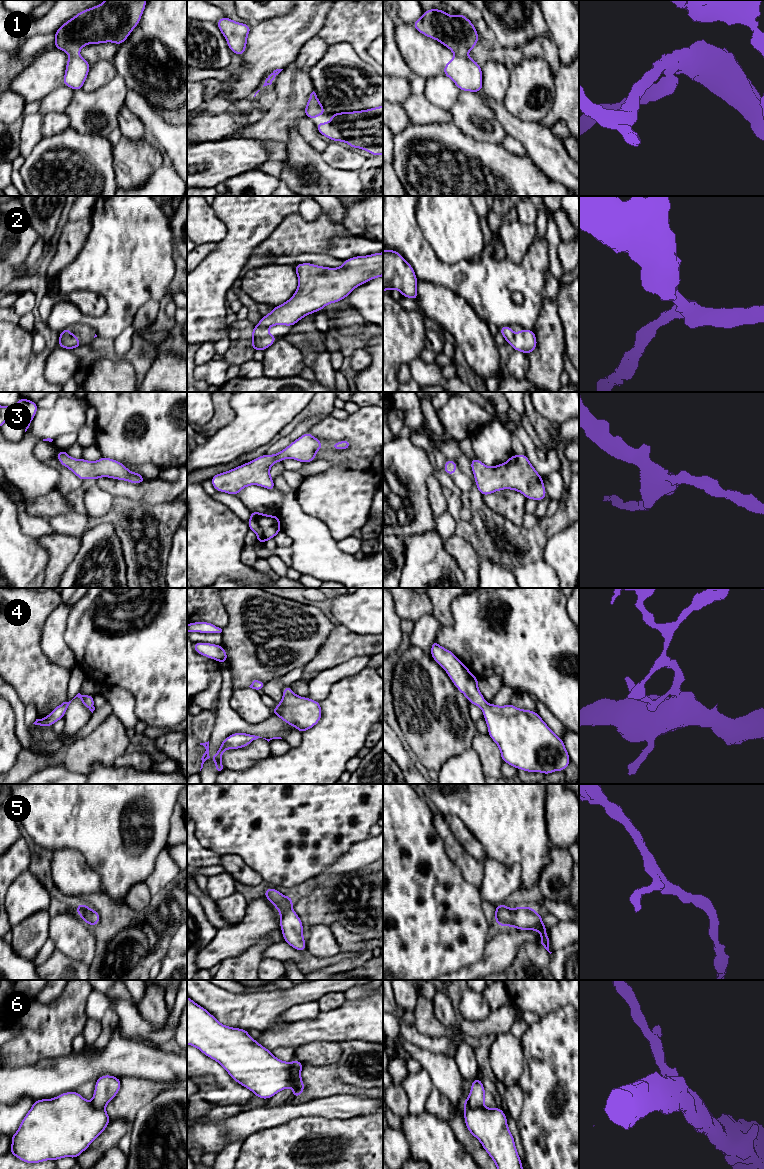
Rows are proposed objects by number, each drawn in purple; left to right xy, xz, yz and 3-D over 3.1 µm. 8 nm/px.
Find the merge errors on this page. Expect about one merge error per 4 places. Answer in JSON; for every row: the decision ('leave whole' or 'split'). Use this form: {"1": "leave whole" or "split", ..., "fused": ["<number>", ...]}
{"1": "split", "2": "leave whole", "3": "leave whole", "4": "leave whole", "5": "leave whole", "6": "split", "fused": ["1", "6"]}

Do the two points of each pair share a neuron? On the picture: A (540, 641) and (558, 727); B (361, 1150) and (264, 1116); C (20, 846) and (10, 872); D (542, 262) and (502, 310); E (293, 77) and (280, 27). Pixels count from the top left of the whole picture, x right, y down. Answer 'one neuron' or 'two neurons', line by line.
A: two neurons
B: two neurons
C: one neuron
D: one neuron
E: two neurons

